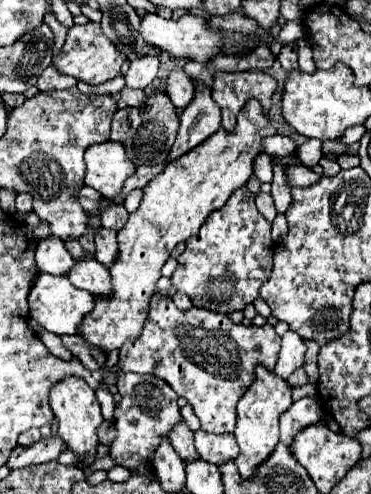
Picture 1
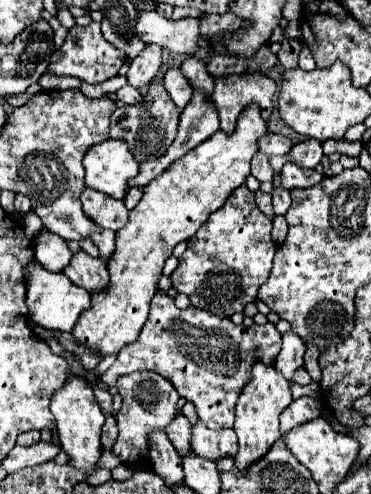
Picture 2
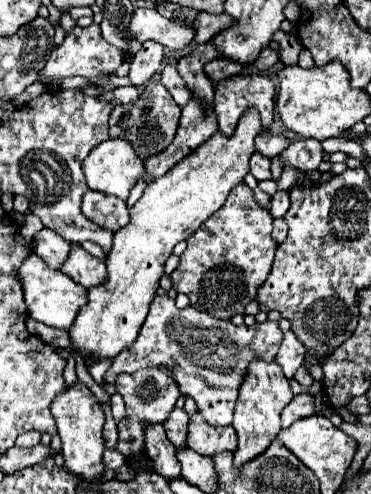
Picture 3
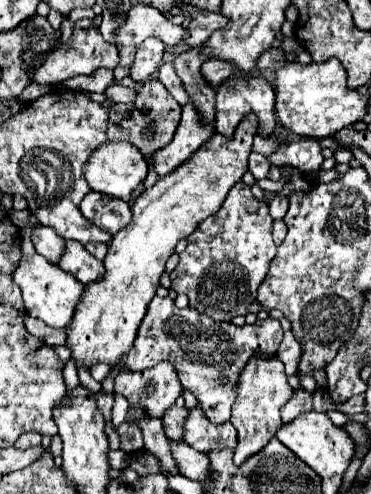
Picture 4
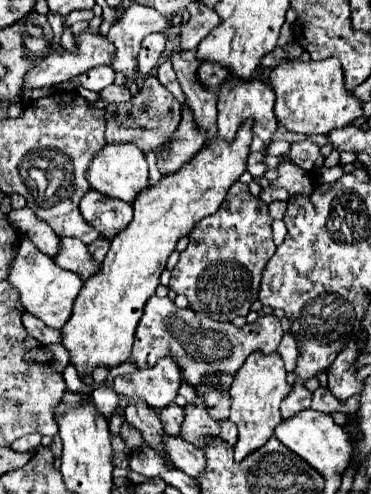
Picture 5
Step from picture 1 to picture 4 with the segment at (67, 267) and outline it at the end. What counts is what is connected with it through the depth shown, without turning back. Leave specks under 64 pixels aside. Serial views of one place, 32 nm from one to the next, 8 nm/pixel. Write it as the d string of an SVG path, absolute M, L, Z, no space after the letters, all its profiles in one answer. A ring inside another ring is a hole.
M44 226L36 228L32 232L32 244L38 254L48 258L50 264L56 264L56 266L66 250L66 240L62 236L56 236L56 232L52 232L52 228L44 228Z

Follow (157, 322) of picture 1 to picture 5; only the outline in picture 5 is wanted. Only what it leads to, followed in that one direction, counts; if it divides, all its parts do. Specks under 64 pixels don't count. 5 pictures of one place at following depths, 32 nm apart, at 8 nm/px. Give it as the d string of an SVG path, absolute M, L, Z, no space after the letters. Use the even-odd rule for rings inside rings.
M152 296L144 308L144 316L136 330L136 340L132 354L128 362L134 362L136 368L152 368L160 358L170 356L176 366L180 368L182 380L194 388L194 392L204 400L210 418L224 420L230 416L230 390L222 390L220 386L208 384L208 376L216 374L236 374L246 358L252 352L276 352L280 340L282 340L282 326L276 316L264 316L258 318L252 324L246 324L242 328L236 328L230 322L216 322L208 316L194 312L192 308L176 308L176 304L170 298L158 298Z

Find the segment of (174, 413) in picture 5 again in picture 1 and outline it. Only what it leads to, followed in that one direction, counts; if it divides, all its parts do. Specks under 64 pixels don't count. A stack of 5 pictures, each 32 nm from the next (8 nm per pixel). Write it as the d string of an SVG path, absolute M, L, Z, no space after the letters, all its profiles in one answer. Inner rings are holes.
M180 422L170 436L170 444L176 450L176 454L184 460L184 462L194 462L200 460L200 454L194 448L194 434L188 430L186 422Z

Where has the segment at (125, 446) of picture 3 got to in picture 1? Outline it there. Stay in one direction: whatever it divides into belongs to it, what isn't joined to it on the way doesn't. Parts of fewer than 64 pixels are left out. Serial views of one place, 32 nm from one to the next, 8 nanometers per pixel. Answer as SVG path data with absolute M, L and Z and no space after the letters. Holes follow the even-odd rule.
M120 374L116 386L122 394L122 400L116 404L116 438L110 444L110 456L114 464L130 470L132 474L154 478L154 452L158 450L162 438L166 438L170 430L182 420L180 408L176 404L178 394L172 392L172 388L168 388L168 384L164 384L162 380L156 380L156 376Z

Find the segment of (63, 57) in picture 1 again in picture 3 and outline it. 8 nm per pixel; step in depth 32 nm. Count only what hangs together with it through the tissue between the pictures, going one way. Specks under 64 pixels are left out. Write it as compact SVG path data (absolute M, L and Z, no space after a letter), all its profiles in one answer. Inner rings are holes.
M90 24L88 28L76 26L76 28L66 36L64 44L58 46L58 48L50 54L44 70L40 72L40 78L56 78L56 80L60 80L60 78L66 78L66 76L82 76L82 78L86 78L88 82L96 82L96 80L100 80L102 76L114 74L120 64L122 64L122 52L118 54L118 48L116 48L116 46L110 46L110 44L102 38L100 26L96 26L96 24Z

